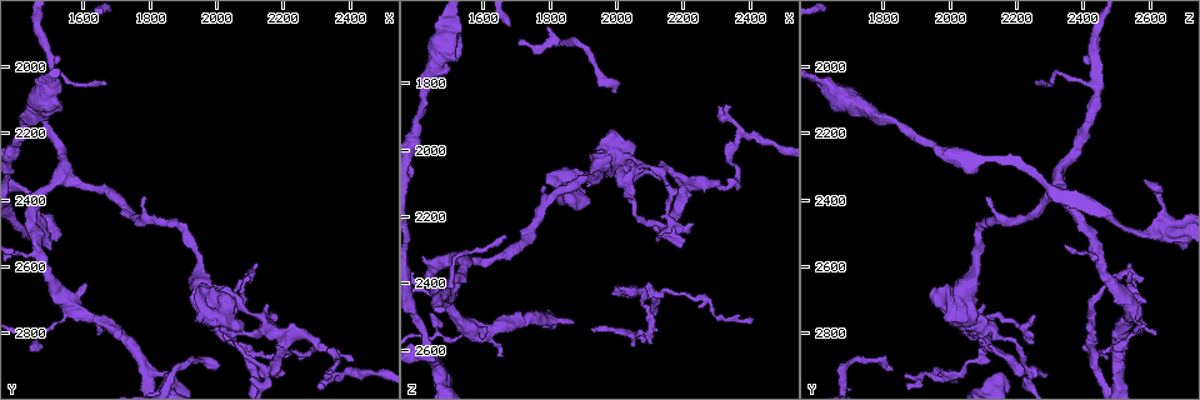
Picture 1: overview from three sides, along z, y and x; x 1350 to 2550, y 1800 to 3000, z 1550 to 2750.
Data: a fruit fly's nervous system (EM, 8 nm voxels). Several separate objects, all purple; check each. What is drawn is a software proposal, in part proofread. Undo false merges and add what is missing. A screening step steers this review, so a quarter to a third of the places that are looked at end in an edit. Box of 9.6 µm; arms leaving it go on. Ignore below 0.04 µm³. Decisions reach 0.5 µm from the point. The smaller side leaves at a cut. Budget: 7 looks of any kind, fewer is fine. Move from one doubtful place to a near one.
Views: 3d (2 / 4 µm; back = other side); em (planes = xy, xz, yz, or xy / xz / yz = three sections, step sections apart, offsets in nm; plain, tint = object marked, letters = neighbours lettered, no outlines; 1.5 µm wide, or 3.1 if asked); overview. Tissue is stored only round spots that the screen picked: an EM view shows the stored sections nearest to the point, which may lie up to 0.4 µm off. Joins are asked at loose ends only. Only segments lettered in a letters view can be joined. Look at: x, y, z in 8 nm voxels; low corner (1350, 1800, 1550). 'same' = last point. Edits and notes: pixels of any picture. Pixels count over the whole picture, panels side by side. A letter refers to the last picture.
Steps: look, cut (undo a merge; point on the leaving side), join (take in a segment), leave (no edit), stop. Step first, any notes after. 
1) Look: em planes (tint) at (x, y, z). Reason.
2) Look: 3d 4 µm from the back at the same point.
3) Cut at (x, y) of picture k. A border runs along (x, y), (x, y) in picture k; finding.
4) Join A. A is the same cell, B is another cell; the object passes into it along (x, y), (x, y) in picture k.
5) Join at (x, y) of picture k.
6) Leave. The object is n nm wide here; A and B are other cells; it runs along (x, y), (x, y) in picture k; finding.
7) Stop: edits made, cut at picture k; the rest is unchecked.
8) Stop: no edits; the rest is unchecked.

Look: 3d 2 µm at (2040, 2790, 2120). Thick turns thin.

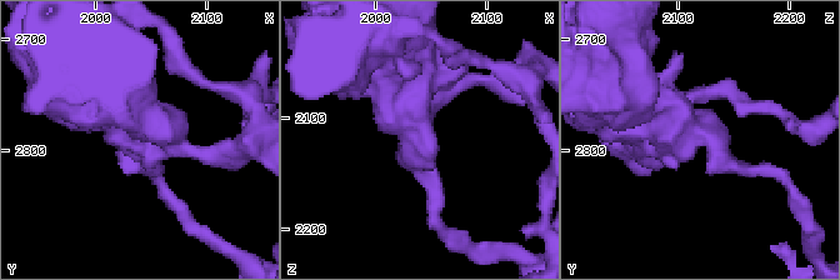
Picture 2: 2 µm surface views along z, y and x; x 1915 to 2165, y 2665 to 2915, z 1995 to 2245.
Look: em yz step 8 (tint) at (2036, 2788, 2124). Shape alone is not enough.

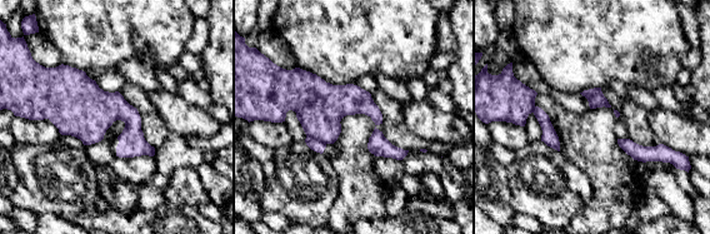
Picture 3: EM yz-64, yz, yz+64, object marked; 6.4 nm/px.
Look: em planes (letters) at the same point. Another direction.

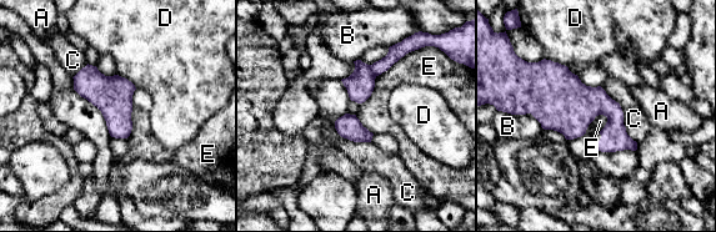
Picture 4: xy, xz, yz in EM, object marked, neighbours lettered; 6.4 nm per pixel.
Cut at (399, 50) of picture 4. The longest contact is with E, 500 nm; A, B, C, D and E are other cells; a border runs along (369, 65), (375, 77) in picture 4; a second neuron is stuck on.

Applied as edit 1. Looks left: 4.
Look: 3d 2 µm at (2410, 2880, 2510). End of a long branch.

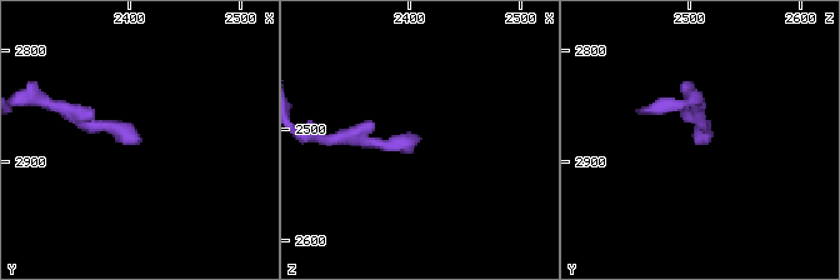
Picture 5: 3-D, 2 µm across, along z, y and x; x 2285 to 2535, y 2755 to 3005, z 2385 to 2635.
Look: em planes (letters) at (2410, 2878, 2510). Need the tissue.

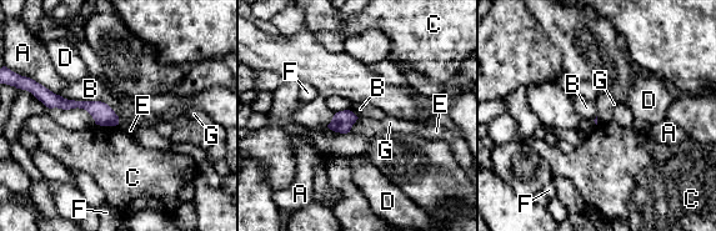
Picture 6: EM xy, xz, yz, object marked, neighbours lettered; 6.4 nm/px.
Leave. The longest contact is with B, 400 nm; A, B, C, D, E, F and G are other cells; it runs along (45, 100), (89, 105), (115, 121) in picture 6; none of them fits.

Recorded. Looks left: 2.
Stop: edits made, cut at picture 4; the rest is unchecked.

